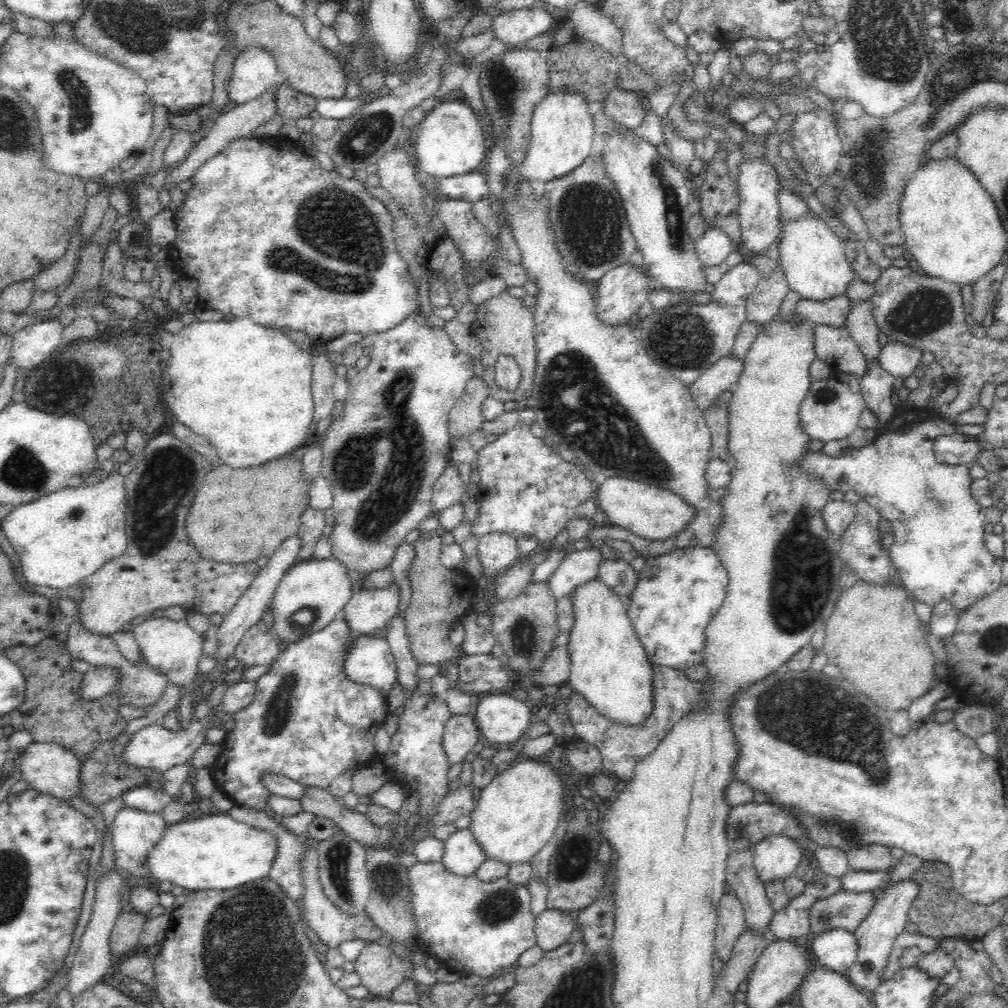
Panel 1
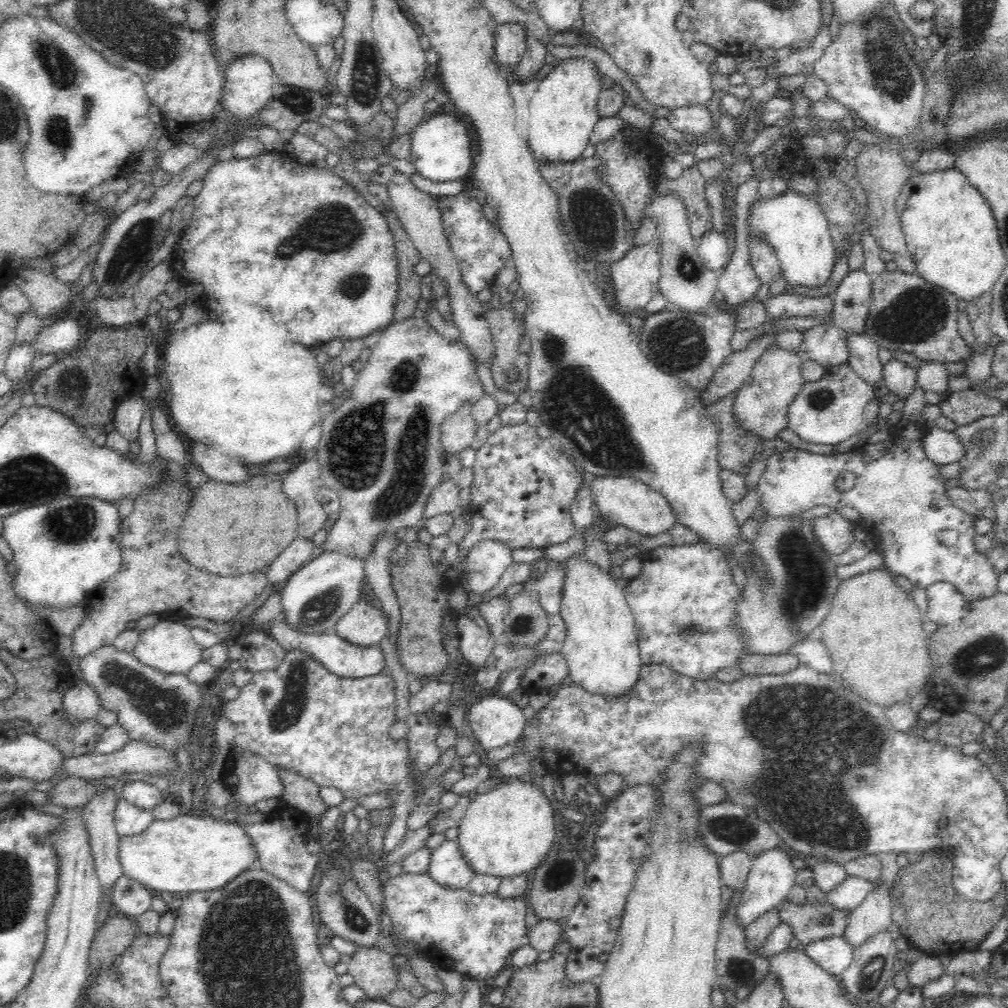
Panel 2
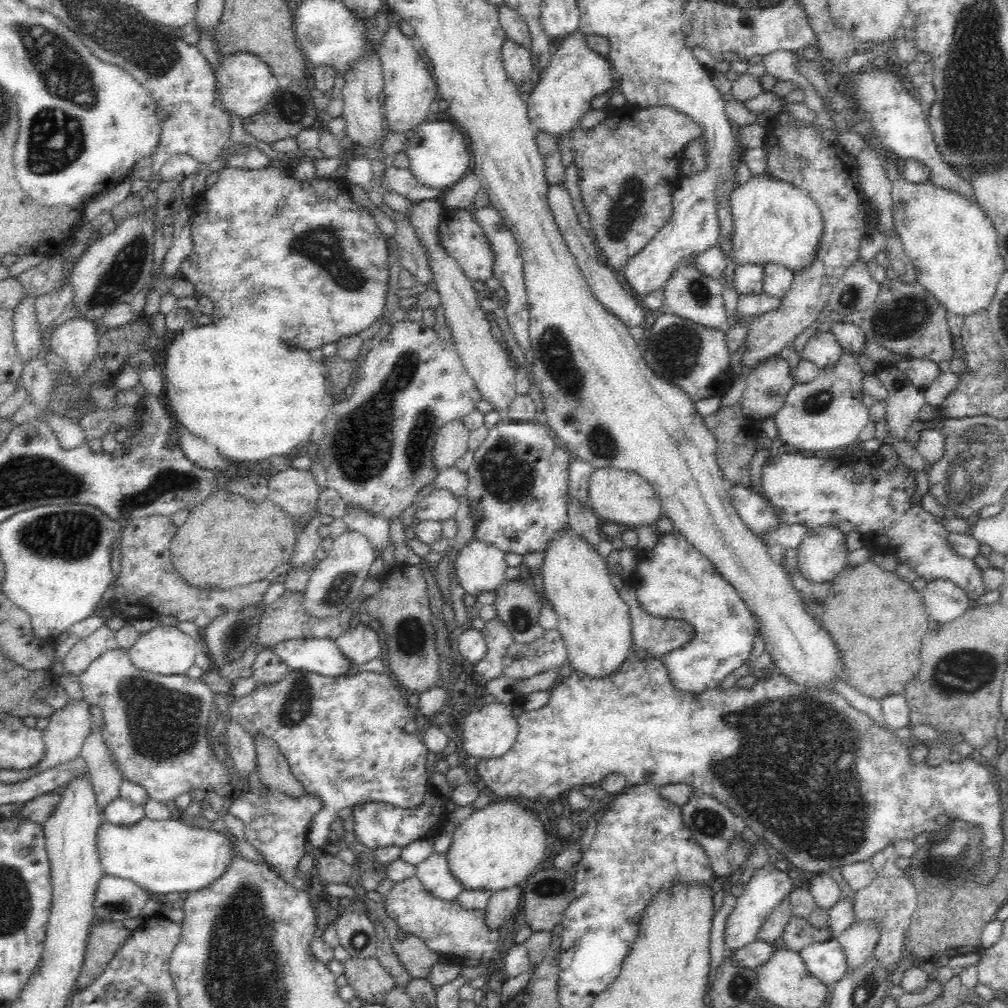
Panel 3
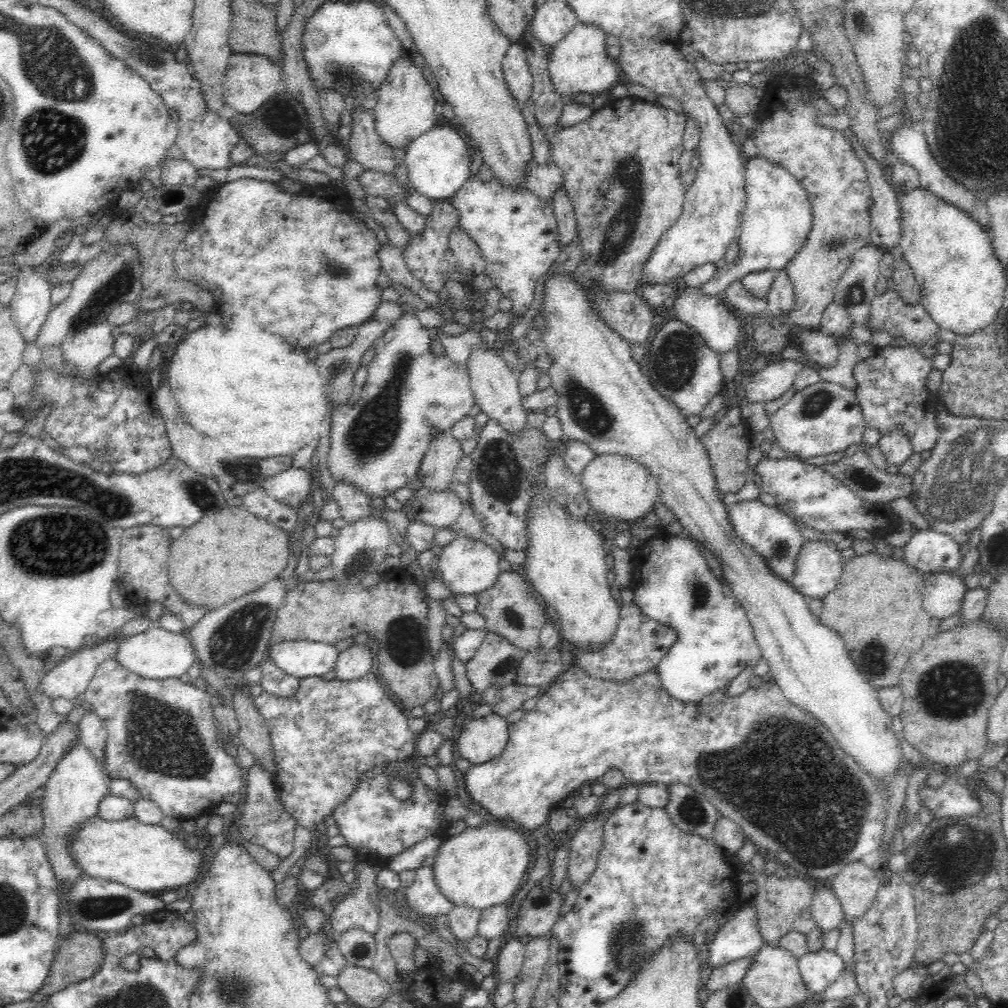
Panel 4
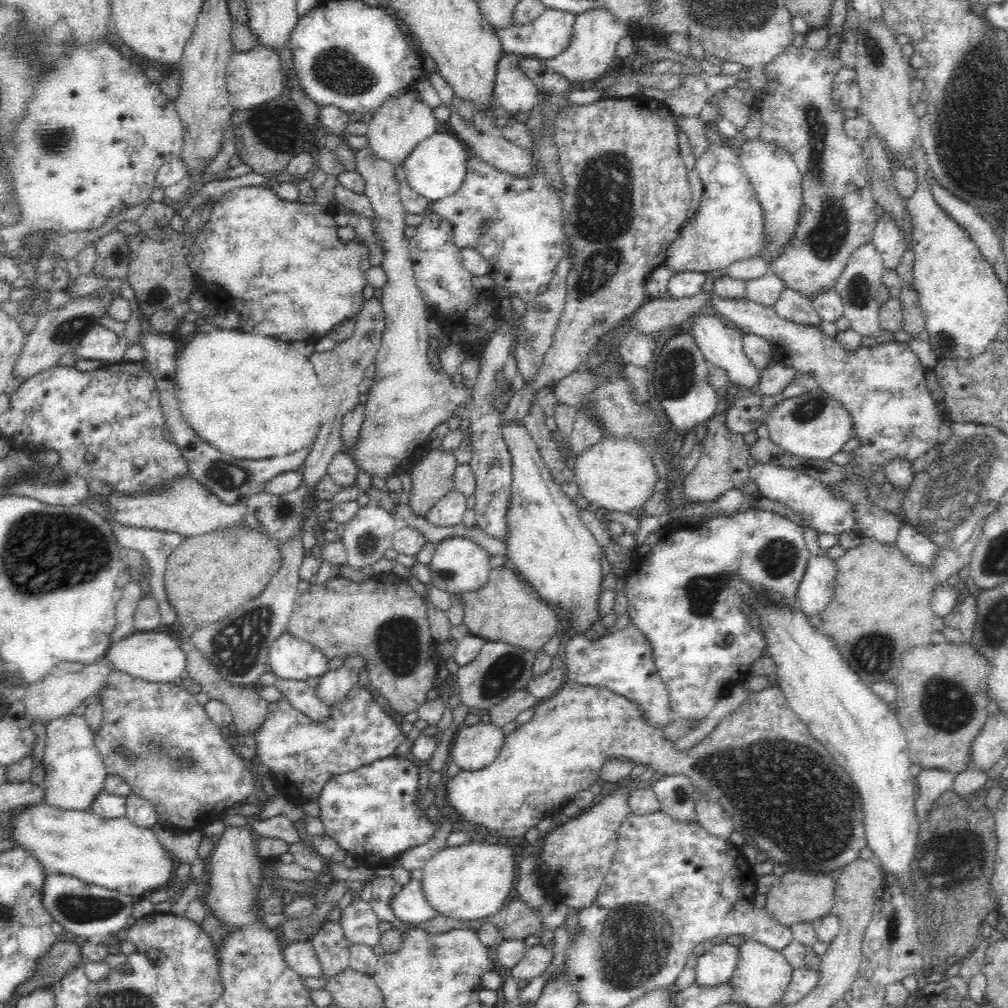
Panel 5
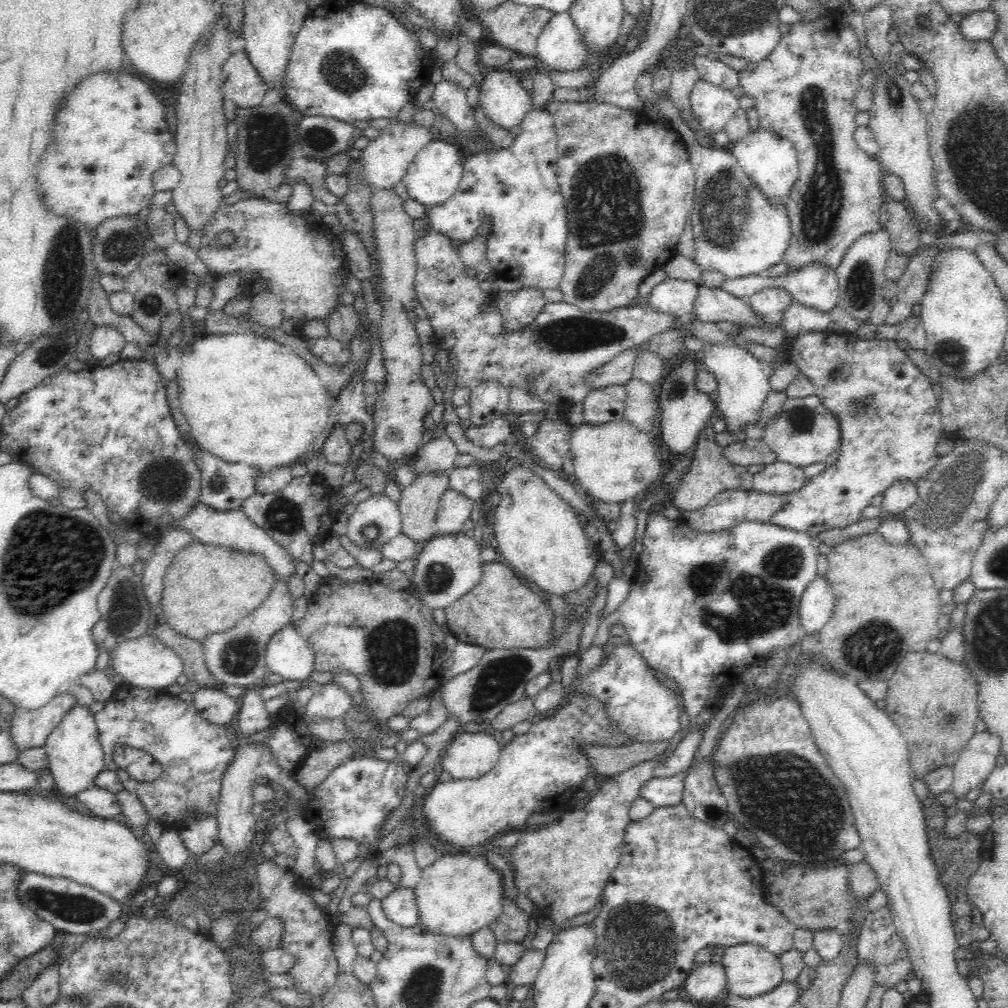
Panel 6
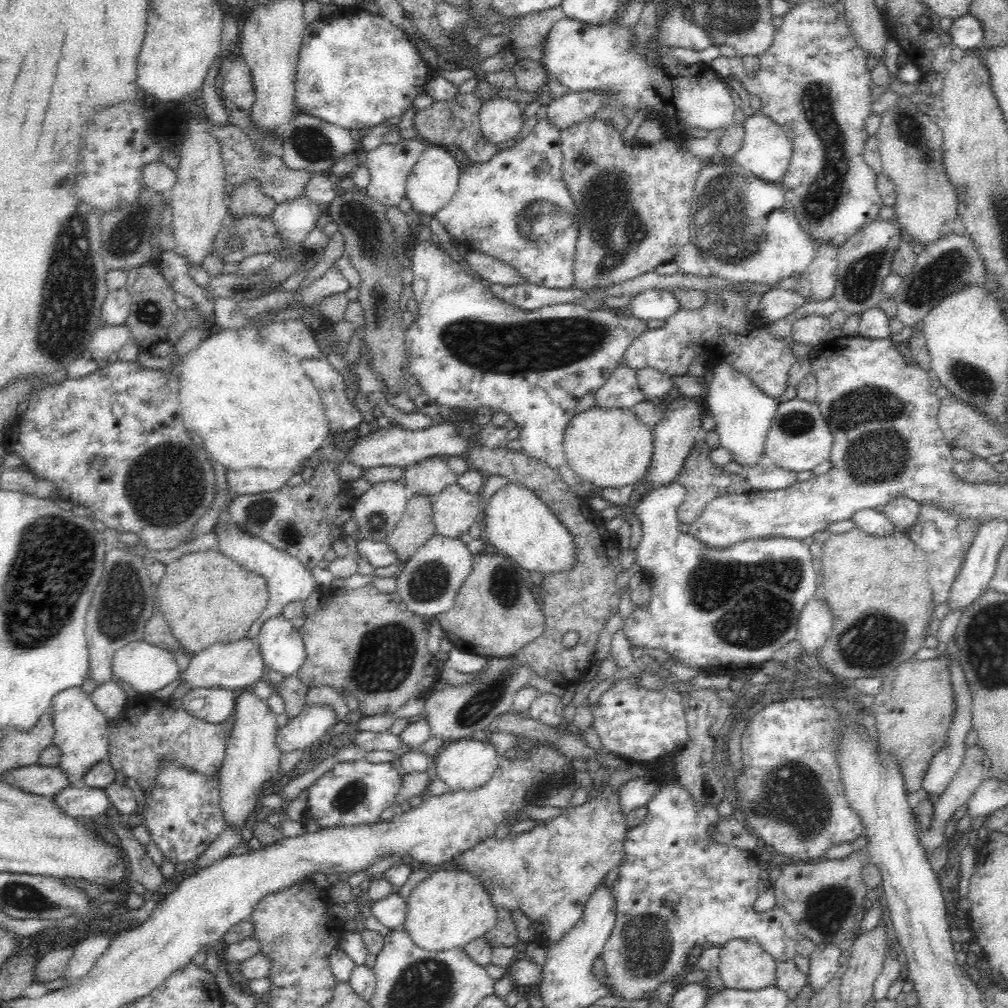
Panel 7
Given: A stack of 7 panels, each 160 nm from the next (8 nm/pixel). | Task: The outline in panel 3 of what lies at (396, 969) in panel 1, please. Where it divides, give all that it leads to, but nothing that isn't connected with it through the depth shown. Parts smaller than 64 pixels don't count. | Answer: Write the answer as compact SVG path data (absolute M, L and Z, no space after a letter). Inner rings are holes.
M348 958L343 975L346 984L354 988L356 998L363 1002L381 1004L387 992L395 986L393 976L374 958Z

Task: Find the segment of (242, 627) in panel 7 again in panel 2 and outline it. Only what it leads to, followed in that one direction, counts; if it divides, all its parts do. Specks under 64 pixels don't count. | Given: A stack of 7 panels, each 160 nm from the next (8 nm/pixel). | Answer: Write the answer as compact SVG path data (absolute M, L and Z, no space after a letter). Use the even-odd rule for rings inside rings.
M274 474L268 476L268 480L262 480L262 476L252 476L248 482L244 484L222 484L222 482L212 482L212 480L204 482L197 491L193 494L191 500L190 510L186 513L186 518L183 518L181 528L177 537L178 552L180 555L194 567L202 569L208 573L212 573L218 576L238 576L241 574L260 571L264 566L268 566L272 561L275 561L279 557L279 554L299 536L297 532L297 510L296 505L292 501L286 499L286 495L282 493L282 480L284 474Z

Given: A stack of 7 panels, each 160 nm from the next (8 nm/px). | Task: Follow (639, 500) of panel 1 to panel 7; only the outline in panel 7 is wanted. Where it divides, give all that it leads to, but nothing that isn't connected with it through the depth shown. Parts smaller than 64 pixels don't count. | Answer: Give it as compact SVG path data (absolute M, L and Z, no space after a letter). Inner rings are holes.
M592 406L575 414L563 435L564 455L572 471L597 490L638 486L650 467L653 455L653 430L639 422L631 409Z

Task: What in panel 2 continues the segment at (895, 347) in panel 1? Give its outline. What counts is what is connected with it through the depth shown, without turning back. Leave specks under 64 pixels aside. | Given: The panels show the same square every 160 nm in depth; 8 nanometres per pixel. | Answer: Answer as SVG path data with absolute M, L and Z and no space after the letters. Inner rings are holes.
M893 358L883 364L882 379L888 392L904 401L912 395L917 384L915 368Z

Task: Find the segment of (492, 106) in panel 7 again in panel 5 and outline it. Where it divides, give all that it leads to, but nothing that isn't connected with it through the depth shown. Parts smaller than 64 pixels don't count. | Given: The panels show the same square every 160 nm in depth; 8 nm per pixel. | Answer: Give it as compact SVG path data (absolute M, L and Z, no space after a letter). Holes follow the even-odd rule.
M503 53L498 60L496 79L492 86L494 103L512 115L528 113L541 100L541 91L519 68L519 61L523 58L523 55Z

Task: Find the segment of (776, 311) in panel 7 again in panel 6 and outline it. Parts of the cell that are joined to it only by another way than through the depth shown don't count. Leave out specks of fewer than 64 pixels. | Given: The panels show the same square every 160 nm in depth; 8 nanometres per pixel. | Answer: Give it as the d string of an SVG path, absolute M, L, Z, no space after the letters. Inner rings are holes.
M767 288L756 291L749 299L749 303L756 312L764 318L777 318L793 303L791 294L786 289Z

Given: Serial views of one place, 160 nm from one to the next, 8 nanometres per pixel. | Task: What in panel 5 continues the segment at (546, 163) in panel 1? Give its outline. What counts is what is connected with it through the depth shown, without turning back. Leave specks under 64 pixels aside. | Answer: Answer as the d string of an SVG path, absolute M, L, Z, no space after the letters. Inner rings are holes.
M591 9L575 15L573 24L573 35L568 48L558 57L544 60L545 67L554 70L557 74L564 76L572 84L585 87L591 82L604 76L612 65L616 46L621 38L629 35L629 27L619 18L608 11L608 9Z

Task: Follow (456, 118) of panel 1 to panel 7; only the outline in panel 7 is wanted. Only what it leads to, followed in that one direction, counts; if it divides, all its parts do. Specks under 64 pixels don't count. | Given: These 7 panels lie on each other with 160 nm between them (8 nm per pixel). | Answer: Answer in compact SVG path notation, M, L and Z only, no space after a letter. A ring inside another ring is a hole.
M428 145L414 165L405 184L405 197L410 200L414 211L433 216L442 210L446 204L451 203L454 193L457 191L460 168L445 147L440 145Z

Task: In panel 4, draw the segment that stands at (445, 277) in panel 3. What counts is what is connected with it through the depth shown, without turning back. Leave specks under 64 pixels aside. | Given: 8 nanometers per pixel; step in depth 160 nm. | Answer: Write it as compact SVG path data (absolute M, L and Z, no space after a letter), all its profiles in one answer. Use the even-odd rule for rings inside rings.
M485 344L470 353L466 365L475 404L481 407L481 412L496 420L513 438L522 436L528 424L518 390L517 373L510 370L498 351L487 348Z

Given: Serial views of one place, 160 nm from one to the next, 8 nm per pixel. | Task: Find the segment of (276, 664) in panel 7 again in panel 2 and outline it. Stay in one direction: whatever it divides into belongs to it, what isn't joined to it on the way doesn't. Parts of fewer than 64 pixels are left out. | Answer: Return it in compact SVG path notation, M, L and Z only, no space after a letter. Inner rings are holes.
M278 615L276 619L270 621L266 630L273 639L276 639L276 642L278 642L284 651L302 651L308 653L310 657L320 661L320 664L328 669L330 673L342 678L353 679L355 681L377 680L380 670L385 668L384 656L379 645L362 647L350 644L335 632L322 634L298 632L284 623L282 615Z

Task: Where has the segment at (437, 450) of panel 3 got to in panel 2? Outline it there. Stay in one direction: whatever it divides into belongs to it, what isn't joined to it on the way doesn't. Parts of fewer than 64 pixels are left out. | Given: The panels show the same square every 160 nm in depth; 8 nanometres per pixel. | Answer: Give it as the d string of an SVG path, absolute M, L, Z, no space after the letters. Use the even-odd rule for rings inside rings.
M464 407L443 421L440 444L447 456L458 455L471 448L478 427L469 413L470 407Z

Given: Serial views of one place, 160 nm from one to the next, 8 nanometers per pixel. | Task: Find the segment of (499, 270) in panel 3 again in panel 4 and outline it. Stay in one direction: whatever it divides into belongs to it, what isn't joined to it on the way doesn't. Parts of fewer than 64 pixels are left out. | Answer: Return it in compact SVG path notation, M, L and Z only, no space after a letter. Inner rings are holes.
M471 174L447 200L459 213L460 229L466 231L472 243L482 251L486 276L491 279L493 286L500 288L504 297L512 300L513 314L525 314L532 304L536 282L551 270L559 254L557 218L551 204L526 188L511 188L495 176L483 181L477 174Z

